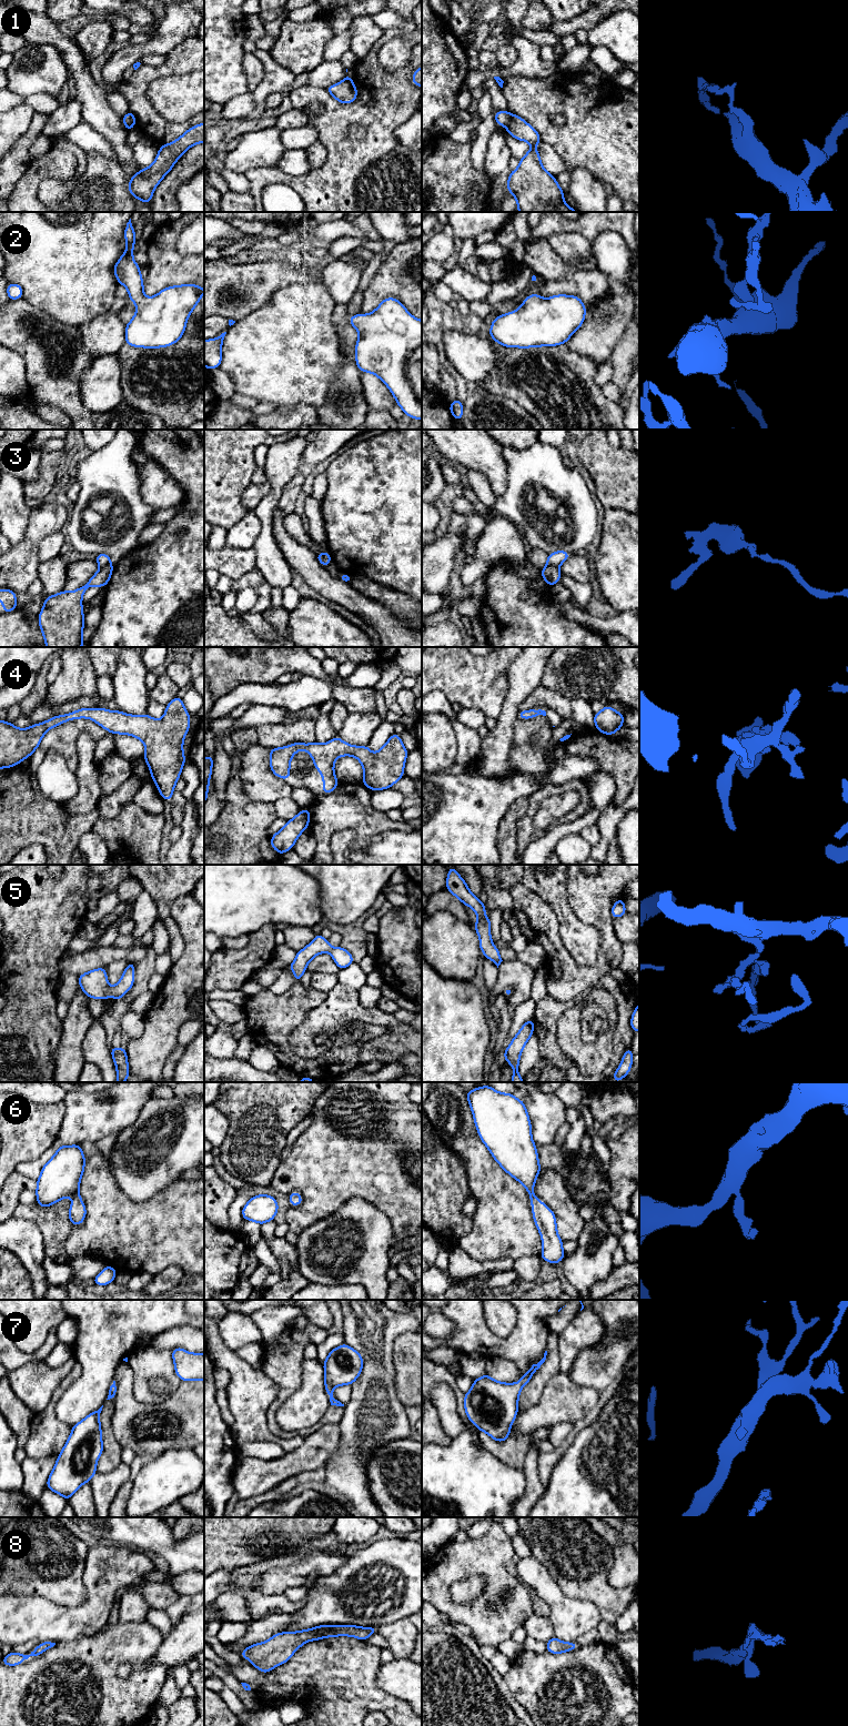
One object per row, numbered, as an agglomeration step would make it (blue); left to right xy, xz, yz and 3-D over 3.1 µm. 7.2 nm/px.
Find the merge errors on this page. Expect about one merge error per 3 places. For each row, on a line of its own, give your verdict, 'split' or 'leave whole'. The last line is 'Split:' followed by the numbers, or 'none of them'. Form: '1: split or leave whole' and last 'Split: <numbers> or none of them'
1: split
2: leave whole
3: split
4: leave whole
5: leave whole
6: leave whole
7: leave whole
8: leave whole
Split: 1, 3

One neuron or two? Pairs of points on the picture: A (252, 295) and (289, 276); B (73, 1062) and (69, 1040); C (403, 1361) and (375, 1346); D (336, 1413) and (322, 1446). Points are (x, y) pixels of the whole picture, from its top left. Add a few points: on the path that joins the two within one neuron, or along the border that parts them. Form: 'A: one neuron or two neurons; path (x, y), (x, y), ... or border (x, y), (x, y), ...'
A: one neuron; path (261, 286), (271, 276), (280, 276)
B: one neuron; path (70, 1057), (70, 1046)
C: two neurons; border (405, 1332), (396, 1339), (393, 1348), (394, 1381)
D: two neurons; border (337, 1423), (327, 1423), (309, 1435)

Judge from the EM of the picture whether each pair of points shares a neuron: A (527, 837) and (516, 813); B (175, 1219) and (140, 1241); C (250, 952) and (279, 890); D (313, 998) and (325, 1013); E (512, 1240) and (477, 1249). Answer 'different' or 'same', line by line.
A: different
B: same
C: different
D: different
E: same

